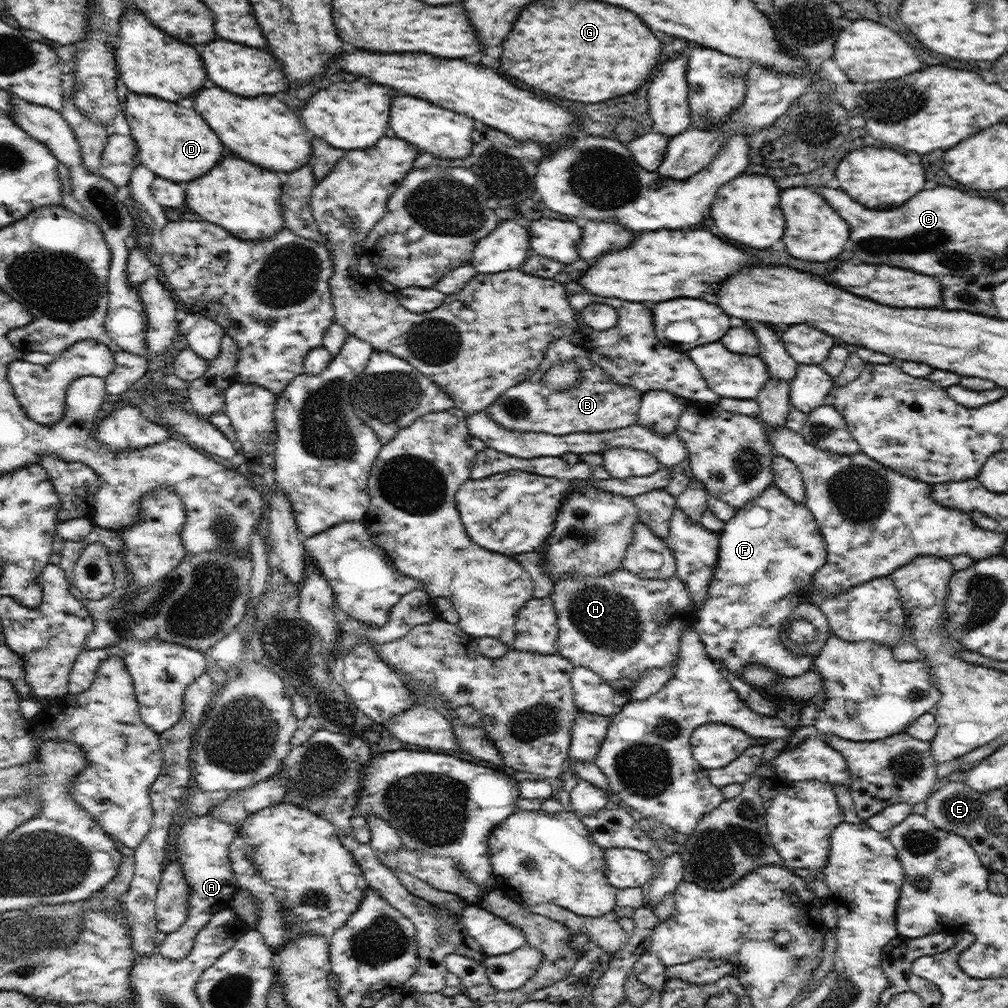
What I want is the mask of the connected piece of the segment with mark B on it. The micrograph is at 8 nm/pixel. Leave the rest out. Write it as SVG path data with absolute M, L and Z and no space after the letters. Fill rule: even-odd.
M560 338L550 344L532 378L497 396L485 411L500 426L519 433L539 432L556 436L575 432L595 433L626 428L636 423L642 395L642 391L614 383L614 379L602 371L602 366L591 361L583 345L574 345L569 339ZM558 363L580 365L580 383L576 387L558 392L550 390L544 383L548 370Z

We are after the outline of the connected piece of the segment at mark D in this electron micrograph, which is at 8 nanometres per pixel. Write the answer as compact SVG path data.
M132 91L123 106L131 136L141 152L141 163L160 178L185 185L208 174L228 151L194 108L180 107L177 103Z

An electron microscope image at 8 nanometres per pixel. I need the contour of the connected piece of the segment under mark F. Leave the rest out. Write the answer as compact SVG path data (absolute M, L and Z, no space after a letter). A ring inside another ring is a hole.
M772 483L762 491L761 495L758 495L758 498L751 500L747 505L737 509L734 518L725 522L722 530L718 533L720 535L718 562L714 571L713 579L710 581L710 587L708 587L708 598L706 599L705 605L697 611L695 623L693 624L693 627L697 630L702 642L705 644L706 652L709 654L709 657L716 663L720 662L722 666L728 668L731 672L738 674L749 664L761 664L761 666L767 666L767 668L771 668L771 670L782 677L794 678L798 675L804 674L806 671L810 670L815 656L812 656L811 654L796 654L792 645L785 644L781 641L779 632L781 624L794 610L795 606L811 602L810 586L812 586L812 580L814 575L818 572L818 569L821 566L824 566L827 559L827 544L820 532L814 515L805 504L803 505L802 503L794 502L774 483Z

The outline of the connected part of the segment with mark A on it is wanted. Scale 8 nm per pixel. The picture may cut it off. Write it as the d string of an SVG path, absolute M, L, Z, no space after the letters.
M188 816L188 822L181 825L177 835L178 863L182 867L184 878L191 890L186 922L175 932L168 934L162 943L157 945L156 952L166 958L181 959L193 947L198 932L210 922L213 914L233 906L235 894L240 889L230 863L230 845L238 835L238 828L210 816Z

